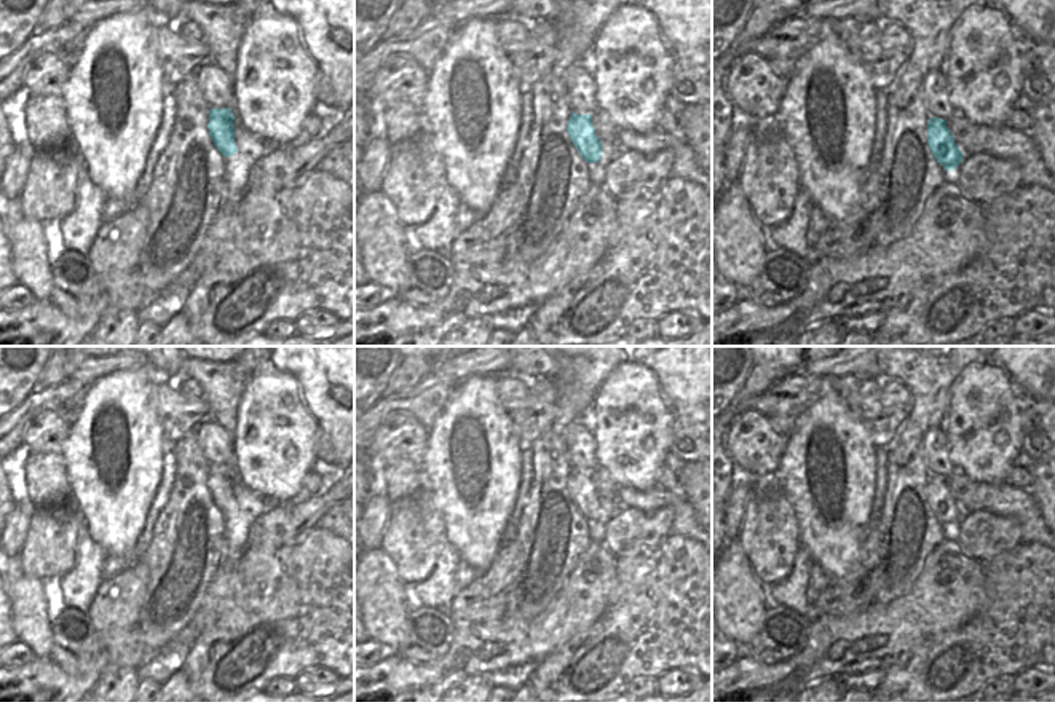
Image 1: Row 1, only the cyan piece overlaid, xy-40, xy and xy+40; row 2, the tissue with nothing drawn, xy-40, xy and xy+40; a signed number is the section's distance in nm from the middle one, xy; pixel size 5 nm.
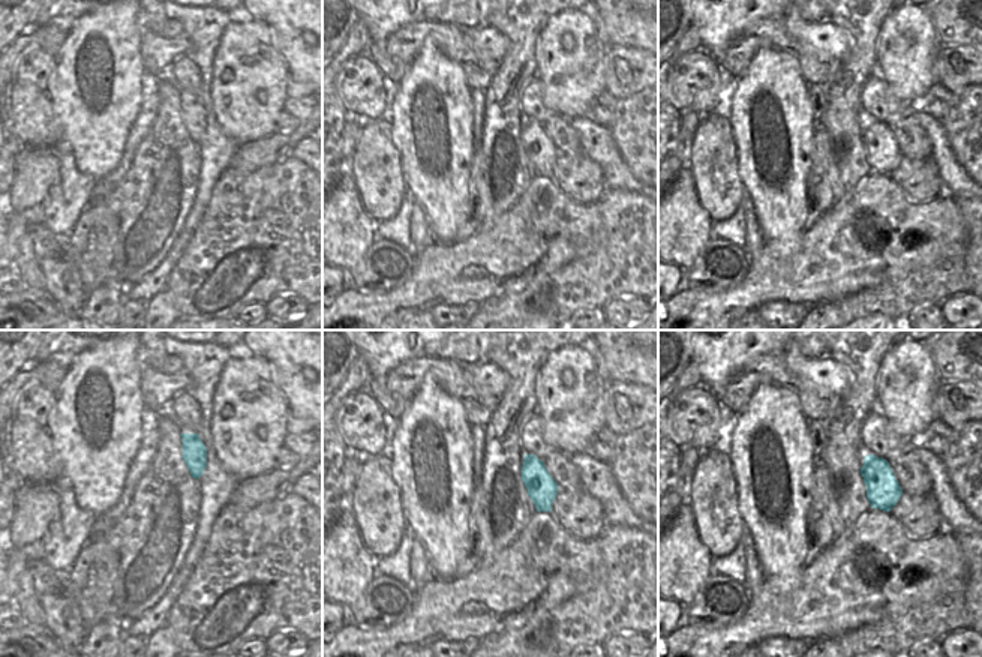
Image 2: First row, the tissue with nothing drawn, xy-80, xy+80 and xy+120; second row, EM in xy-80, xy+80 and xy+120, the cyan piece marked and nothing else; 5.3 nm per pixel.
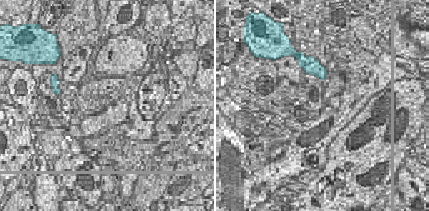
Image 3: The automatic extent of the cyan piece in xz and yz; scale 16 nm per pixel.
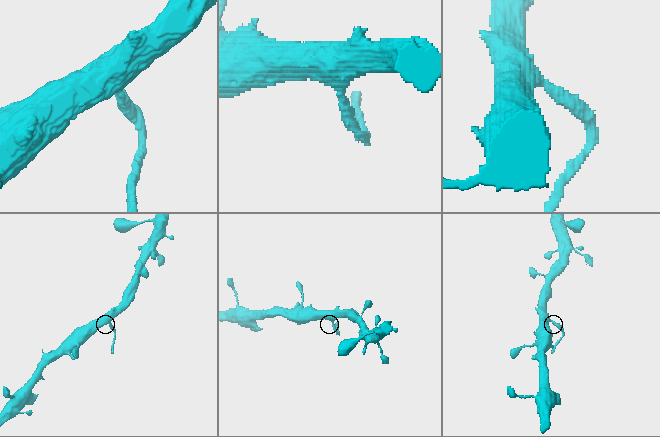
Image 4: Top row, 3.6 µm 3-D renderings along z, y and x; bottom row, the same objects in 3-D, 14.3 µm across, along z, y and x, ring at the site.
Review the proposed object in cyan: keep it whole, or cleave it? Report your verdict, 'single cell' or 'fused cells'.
fused cells

